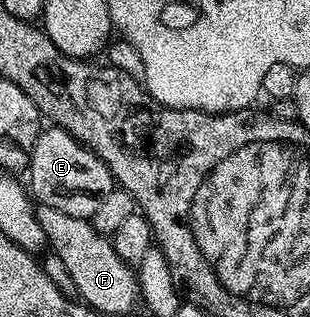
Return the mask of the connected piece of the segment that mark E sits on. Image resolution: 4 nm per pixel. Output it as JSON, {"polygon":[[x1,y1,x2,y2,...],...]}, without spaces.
{"polygon":[[54,125,40,130,31,150,30,175,29,191,39,203,61,209,61,213,69,213,69,217,82,219,90,219,93,213,97,213,101,201,105,201,105,197,117,187,111,170,101,157,93,154,84,143,78,143,68,131]]}

